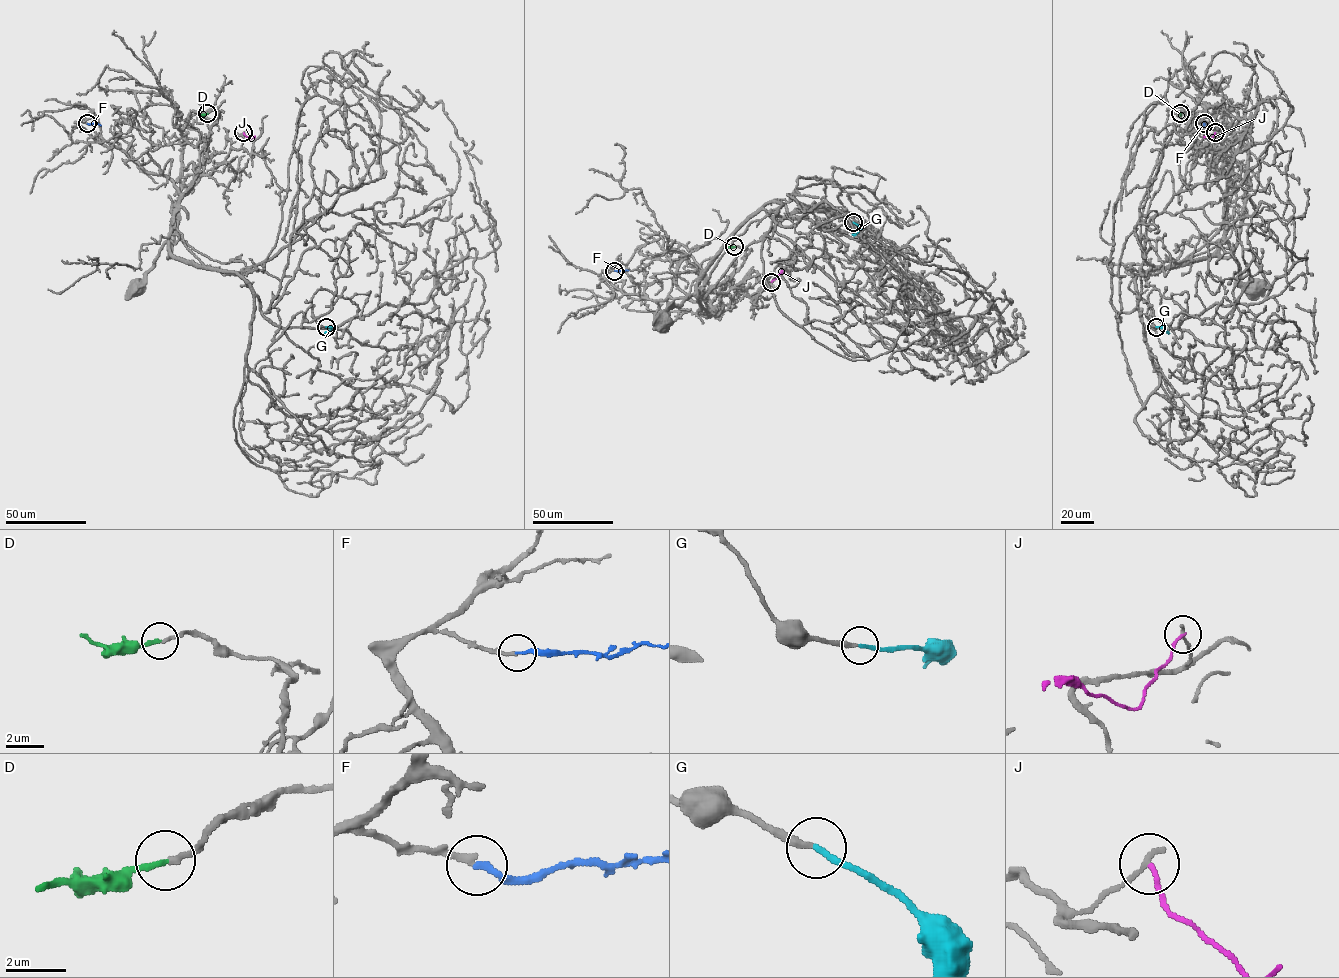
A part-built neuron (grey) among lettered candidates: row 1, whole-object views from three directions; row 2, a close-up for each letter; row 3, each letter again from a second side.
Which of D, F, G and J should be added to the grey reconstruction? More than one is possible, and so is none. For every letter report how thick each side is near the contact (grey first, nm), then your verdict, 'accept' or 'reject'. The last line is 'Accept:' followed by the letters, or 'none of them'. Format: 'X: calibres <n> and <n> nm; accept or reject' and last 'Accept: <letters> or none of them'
D: calibres 170 and 200 nm; reject
F: calibres 200 and 180 nm; accept
G: calibres 240 and 200 nm; accept
J: calibres 190 and 150 nm; reject
Accept: F, G

